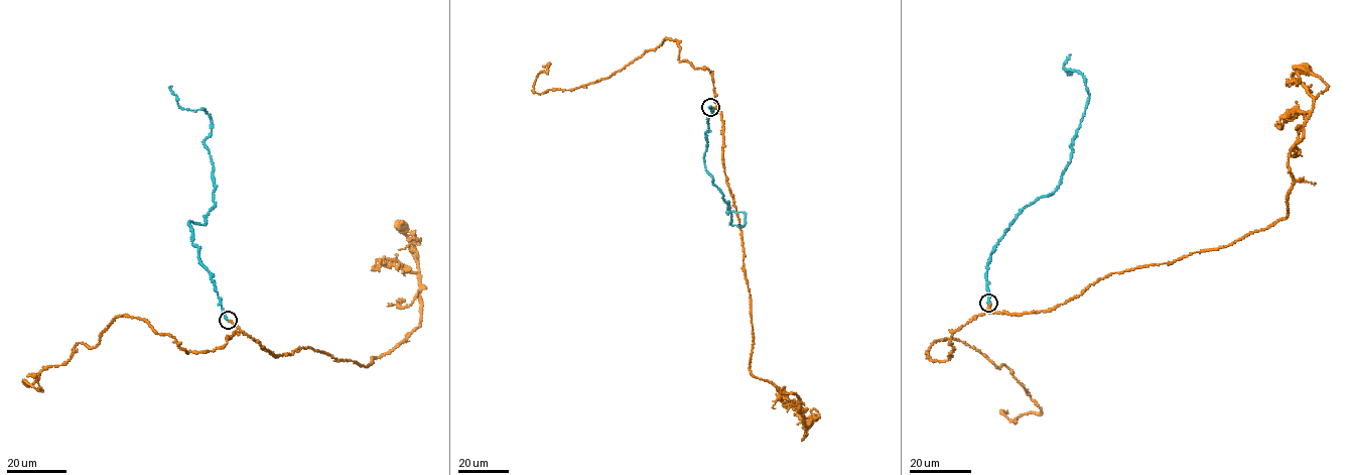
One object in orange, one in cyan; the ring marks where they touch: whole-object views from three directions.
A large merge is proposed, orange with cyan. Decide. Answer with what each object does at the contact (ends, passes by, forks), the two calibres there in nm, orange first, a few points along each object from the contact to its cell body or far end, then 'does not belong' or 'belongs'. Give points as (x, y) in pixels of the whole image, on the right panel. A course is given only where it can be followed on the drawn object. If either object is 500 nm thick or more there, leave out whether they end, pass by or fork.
orange ends; cyan ends; calibres 300 and 240 nm; course orange (988, 303), (998, 313), (1048, 311), (1112, 273), (1226, 246), (1284, 219), (1290, 149), (1327, 88), (1304, 70); course cyan (988, 303), (992, 248), (1020, 211), (1053, 194), (1070, 160), (1089, 95), (1085, 79), (1063, 66), (1070, 53); belongs

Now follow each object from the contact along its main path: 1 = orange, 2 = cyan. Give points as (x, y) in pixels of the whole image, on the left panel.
1: (228, 320), (275, 356), (310, 347), (372, 364), (420, 319), (418, 263), (399, 226)
2: (228, 320), (189, 225), (206, 223), (215, 204), (204, 140), (211, 117), (178, 106), (171, 86)

